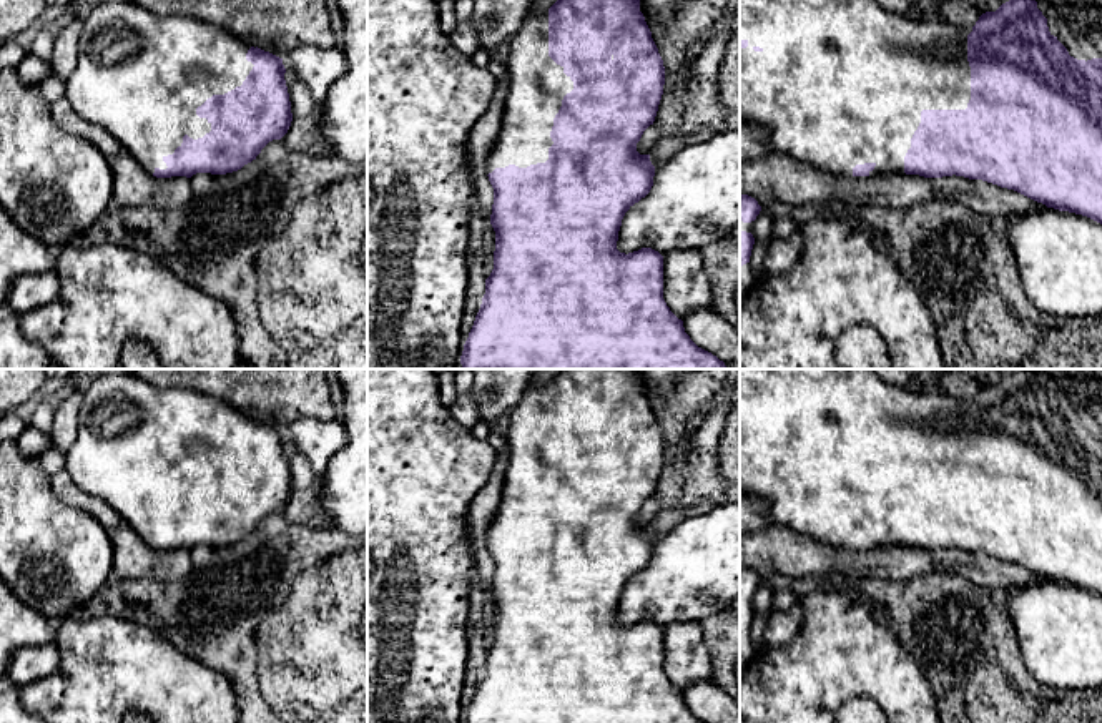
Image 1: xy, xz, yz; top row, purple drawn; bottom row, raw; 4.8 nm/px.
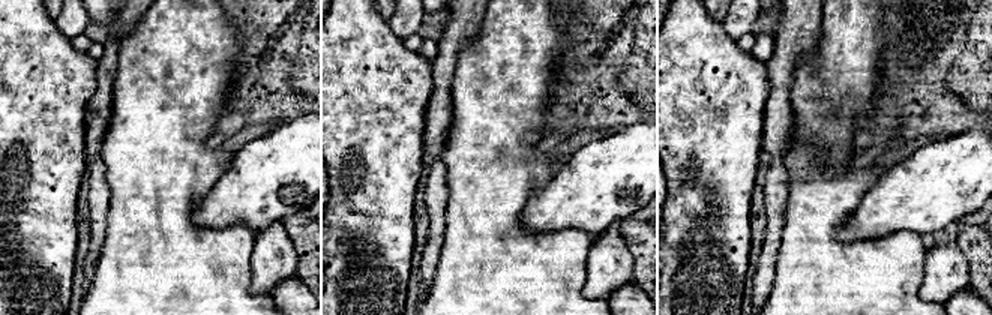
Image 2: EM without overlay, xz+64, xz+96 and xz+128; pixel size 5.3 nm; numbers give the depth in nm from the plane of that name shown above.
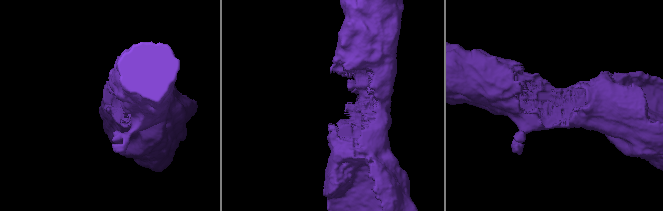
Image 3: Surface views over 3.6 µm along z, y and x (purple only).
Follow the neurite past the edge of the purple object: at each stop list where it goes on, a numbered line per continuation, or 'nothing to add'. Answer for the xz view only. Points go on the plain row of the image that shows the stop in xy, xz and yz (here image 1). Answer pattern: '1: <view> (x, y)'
1: xz (537, 457)

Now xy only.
1: xy (140, 447)

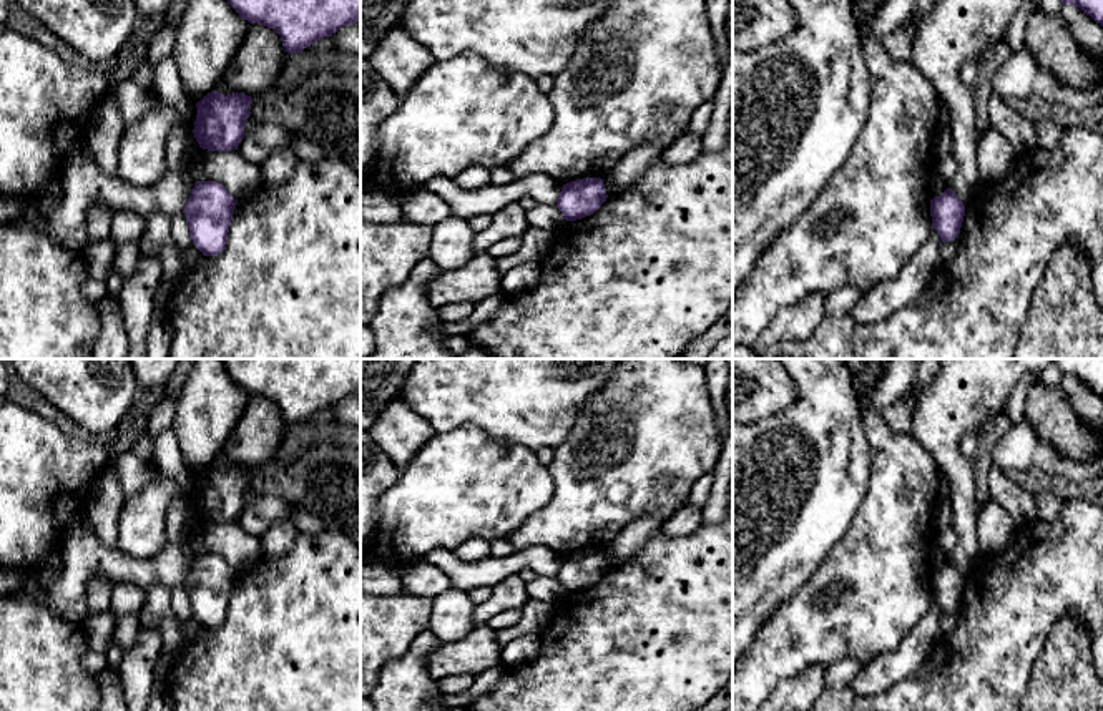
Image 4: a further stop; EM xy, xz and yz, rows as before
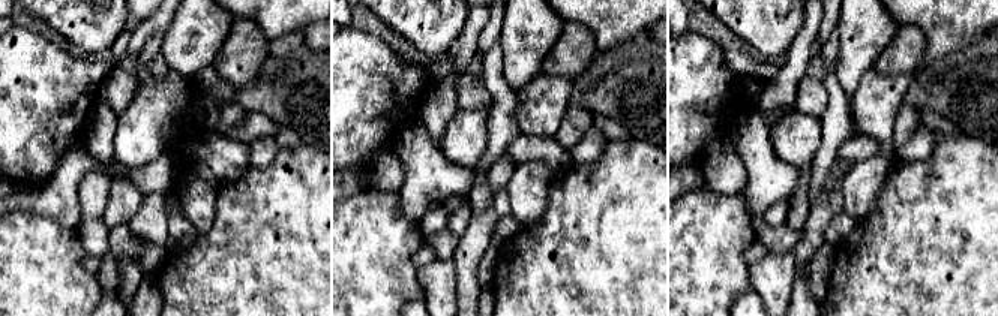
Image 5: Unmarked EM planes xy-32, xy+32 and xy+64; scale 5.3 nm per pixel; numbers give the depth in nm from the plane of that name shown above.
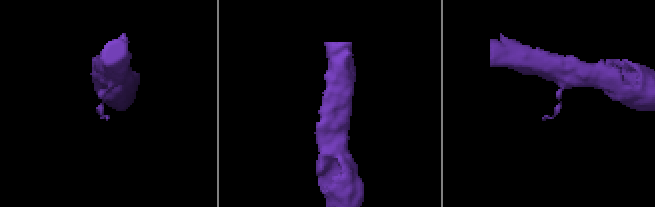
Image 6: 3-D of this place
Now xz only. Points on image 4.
nothing to add

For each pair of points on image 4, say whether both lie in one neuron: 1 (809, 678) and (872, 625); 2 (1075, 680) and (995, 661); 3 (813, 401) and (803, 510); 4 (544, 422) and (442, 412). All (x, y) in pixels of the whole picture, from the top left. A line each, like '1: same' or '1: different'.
1: different
2: different
3: same
4: same

